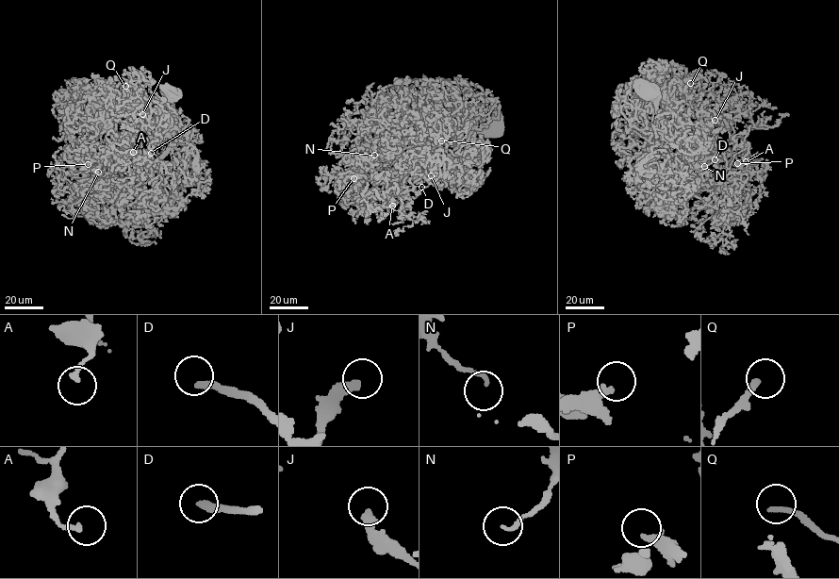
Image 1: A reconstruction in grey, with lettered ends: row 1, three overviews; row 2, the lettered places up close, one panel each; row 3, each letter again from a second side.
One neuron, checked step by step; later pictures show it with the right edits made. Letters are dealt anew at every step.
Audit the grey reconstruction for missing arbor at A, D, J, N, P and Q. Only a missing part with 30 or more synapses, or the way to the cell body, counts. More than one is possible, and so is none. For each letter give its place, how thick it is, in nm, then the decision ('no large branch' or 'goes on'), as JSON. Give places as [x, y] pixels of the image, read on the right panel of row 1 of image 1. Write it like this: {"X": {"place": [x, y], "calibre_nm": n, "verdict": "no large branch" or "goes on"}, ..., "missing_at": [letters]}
{"A": {"place": [746, 161], "calibre_nm": 180, "verdict": "no large branch"}, "D": {"place": [715, 159], "calibre_nm": 280, "verdict": "goes on"}, "J": {"place": [715, 120], "calibre_nm": 320, "verdict": "no large branch"}, "N": {"place": [704, 166], "calibre_nm": 140, "verdict": "no large branch"}, "P": {"place": [737, 163], "calibre_nm": 200, "verdict": "goes on"}, "Q": {"place": [690, 83], "calibre_nm": 220, "verdict": "goes on"}, "missing_at": ["D", "P", "Q"]}

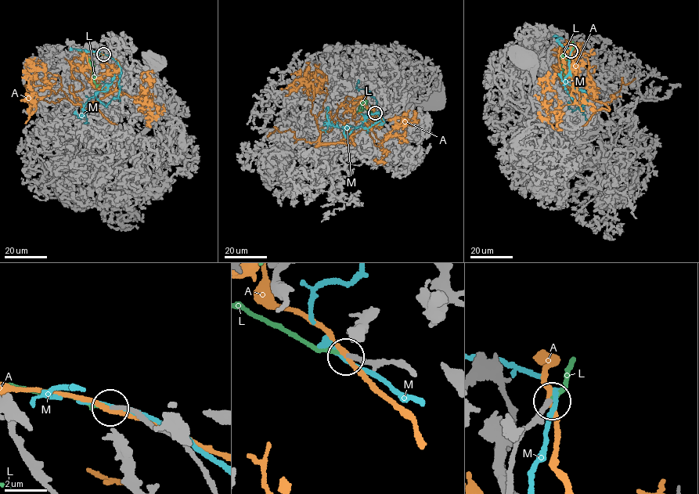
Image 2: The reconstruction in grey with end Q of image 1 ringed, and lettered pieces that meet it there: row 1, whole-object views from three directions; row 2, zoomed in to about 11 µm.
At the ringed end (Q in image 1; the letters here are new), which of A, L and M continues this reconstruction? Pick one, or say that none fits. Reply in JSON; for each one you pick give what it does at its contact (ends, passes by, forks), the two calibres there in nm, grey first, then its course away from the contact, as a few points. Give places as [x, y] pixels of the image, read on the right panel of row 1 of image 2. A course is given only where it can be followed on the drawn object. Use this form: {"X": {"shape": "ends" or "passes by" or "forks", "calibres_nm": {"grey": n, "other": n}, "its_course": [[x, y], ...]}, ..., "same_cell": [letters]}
{"same_cell": []}

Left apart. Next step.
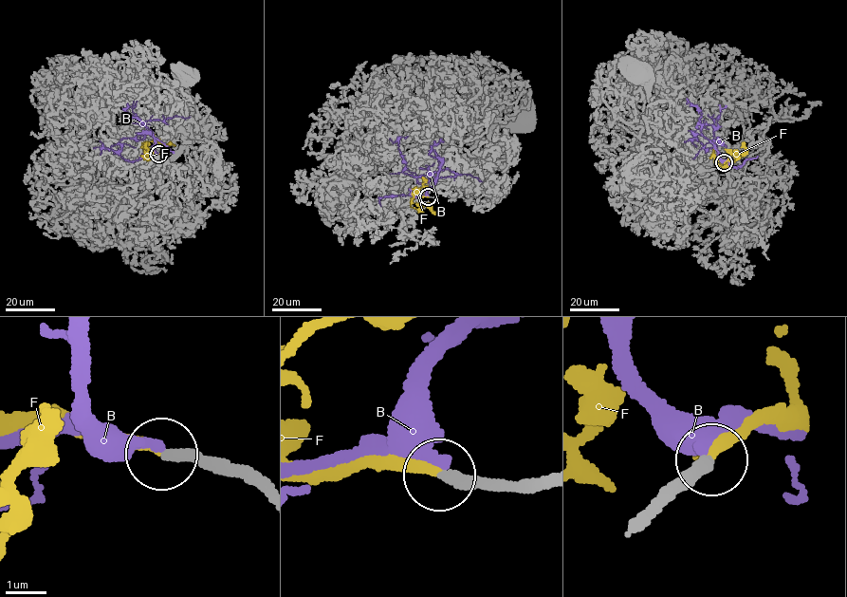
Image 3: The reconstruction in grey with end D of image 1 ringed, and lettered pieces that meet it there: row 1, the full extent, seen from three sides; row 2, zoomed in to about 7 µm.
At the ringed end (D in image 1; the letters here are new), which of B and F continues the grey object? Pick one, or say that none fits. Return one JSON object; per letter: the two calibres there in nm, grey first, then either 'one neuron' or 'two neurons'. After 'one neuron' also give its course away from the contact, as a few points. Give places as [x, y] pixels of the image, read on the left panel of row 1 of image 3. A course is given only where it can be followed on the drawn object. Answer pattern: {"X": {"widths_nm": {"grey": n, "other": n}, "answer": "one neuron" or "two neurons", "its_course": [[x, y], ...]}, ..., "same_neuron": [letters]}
{"B": {"widths_nm": {"grey": 280, "other": 320}, "answer": "two neurons"}, "F": {"widths_nm": {"grey": 280, "other": 240}, "answer": "one neuron", "its_course": [[159, 154], [145, 152], [142, 143], [156, 140], [175, 145]]}, "same_neuron": ["F"]}

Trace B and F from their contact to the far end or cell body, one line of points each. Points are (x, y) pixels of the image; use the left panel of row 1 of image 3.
B: (159, 153), (154, 150), (155, 139), (144, 133), (121, 139), (118, 152), (101, 146), (109, 151)
F: (159, 154), (145, 152), (142, 143), (156, 140), (175, 145)

